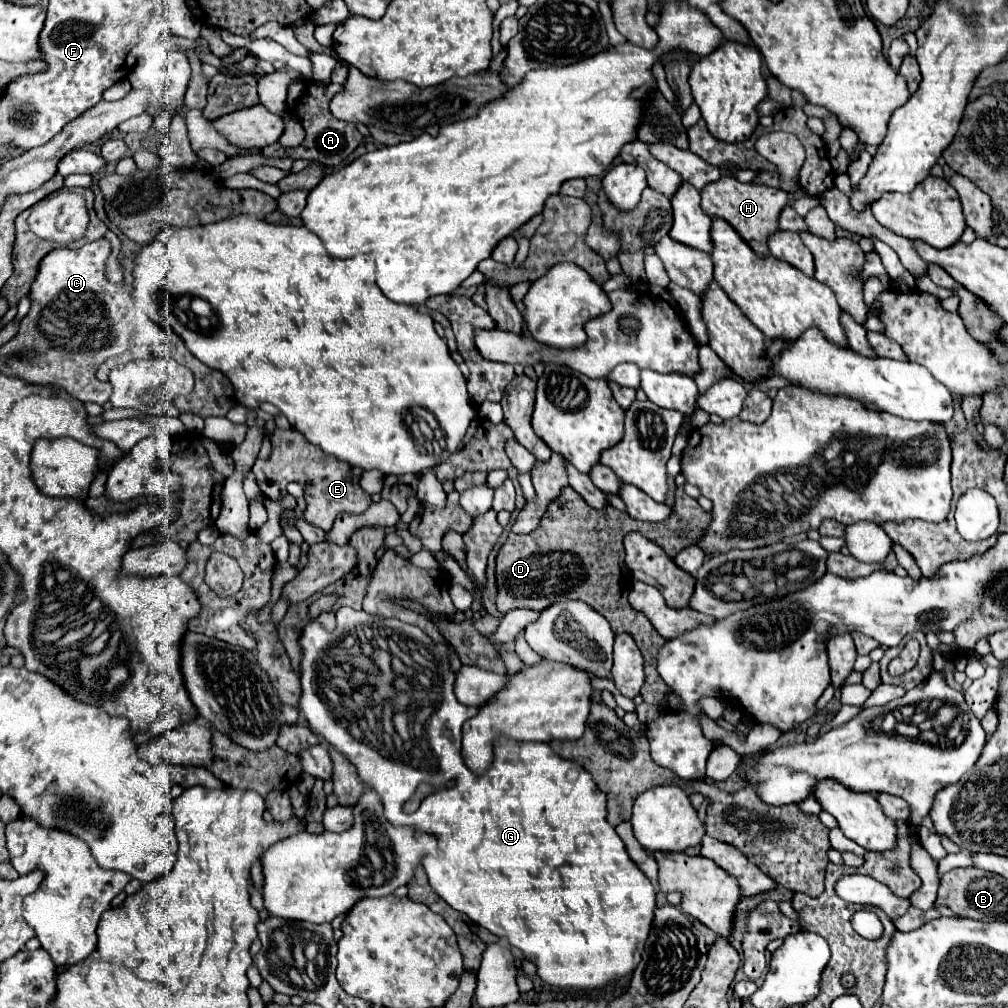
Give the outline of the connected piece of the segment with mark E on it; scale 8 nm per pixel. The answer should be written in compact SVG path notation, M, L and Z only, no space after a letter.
M278 428L272 434L272 454L268 460L256 460L254 474L256 474L262 494L272 500L280 500L282 496L286 496L288 482L300 482L300 484L310 482L312 488L308 488L304 494L304 500L306 500L304 518L308 524L318 526L324 532L330 532L338 514L342 514L342 512L362 514L372 504L370 494L362 490L362 486L358 484L360 478L352 474L350 464L344 464L344 462L336 460L334 456L326 456L324 452L320 452L320 448L316 448L314 444L304 440L304 436L300 432L296 432L294 428L290 428L290 430Z

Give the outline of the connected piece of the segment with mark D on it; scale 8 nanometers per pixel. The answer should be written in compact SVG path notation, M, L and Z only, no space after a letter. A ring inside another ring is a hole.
M564 488L564 492L560 494L558 500L554 500L548 510L544 512L540 526L526 534L526 536L518 536L518 534L508 534L506 542L502 544L502 548L498 550L496 556L496 586L498 586L498 596L496 596L496 608L500 610L500 614L506 614L512 608L532 608L532 610L542 610L548 608L550 604L556 602L566 602L566 600L582 600L588 606L592 606L596 612L602 612L602 616L610 622L614 634L622 634L622 632L630 632L644 656L644 672L646 672L646 682L640 688L640 696L644 698L646 704L660 704L666 694L670 692L668 688L664 688L658 672L656 672L656 654L658 648L666 642L650 624L650 620L636 612L634 608L630 608L628 604L628 592L632 586L632 576L628 576L628 570L624 566L624 546L622 540L628 532L640 532L642 536L646 536L648 540L654 540L662 550L666 550L666 554L670 558L674 558L678 554L678 530L680 530L680 550L698 544L700 538L704 536L708 524L710 524L712 514L702 510L700 504L686 496L682 488L678 488L676 492L676 506L672 510L672 516L660 524L648 524L648 522L640 522L640 520L632 520L626 512L616 510L614 506L608 506L604 510L594 510L590 508L584 498L580 494L576 494L572 488ZM694 506L696 506L696 540L694 540Z

